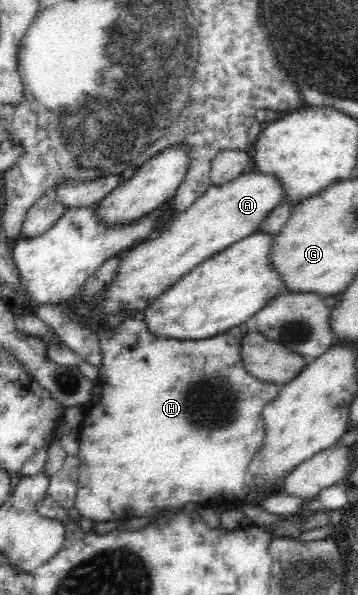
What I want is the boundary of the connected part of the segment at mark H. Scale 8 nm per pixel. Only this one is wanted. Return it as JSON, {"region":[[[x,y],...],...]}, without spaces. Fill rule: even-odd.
{"region":[[[130,311],[127,317],[114,328],[94,327],[102,351],[102,364],[100,364],[99,376],[102,382],[100,396],[92,397],[84,408],[83,423],[78,428],[79,444],[79,478],[77,482],[75,504],[76,510],[82,517],[95,521],[98,525],[109,520],[126,520],[132,517],[152,516],[156,512],[168,508],[178,510],[188,502],[204,503],[210,498],[226,496],[241,500],[248,492],[248,478],[246,472],[250,466],[250,460],[260,452],[265,438],[263,408],[273,401],[280,392],[280,386],[276,383],[268,383],[252,376],[240,362],[240,338],[238,334],[246,334],[246,326],[250,323],[240,324],[229,328],[222,334],[200,340],[178,340],[171,338],[158,338],[152,335],[146,323],[144,323],[143,311]]]}

